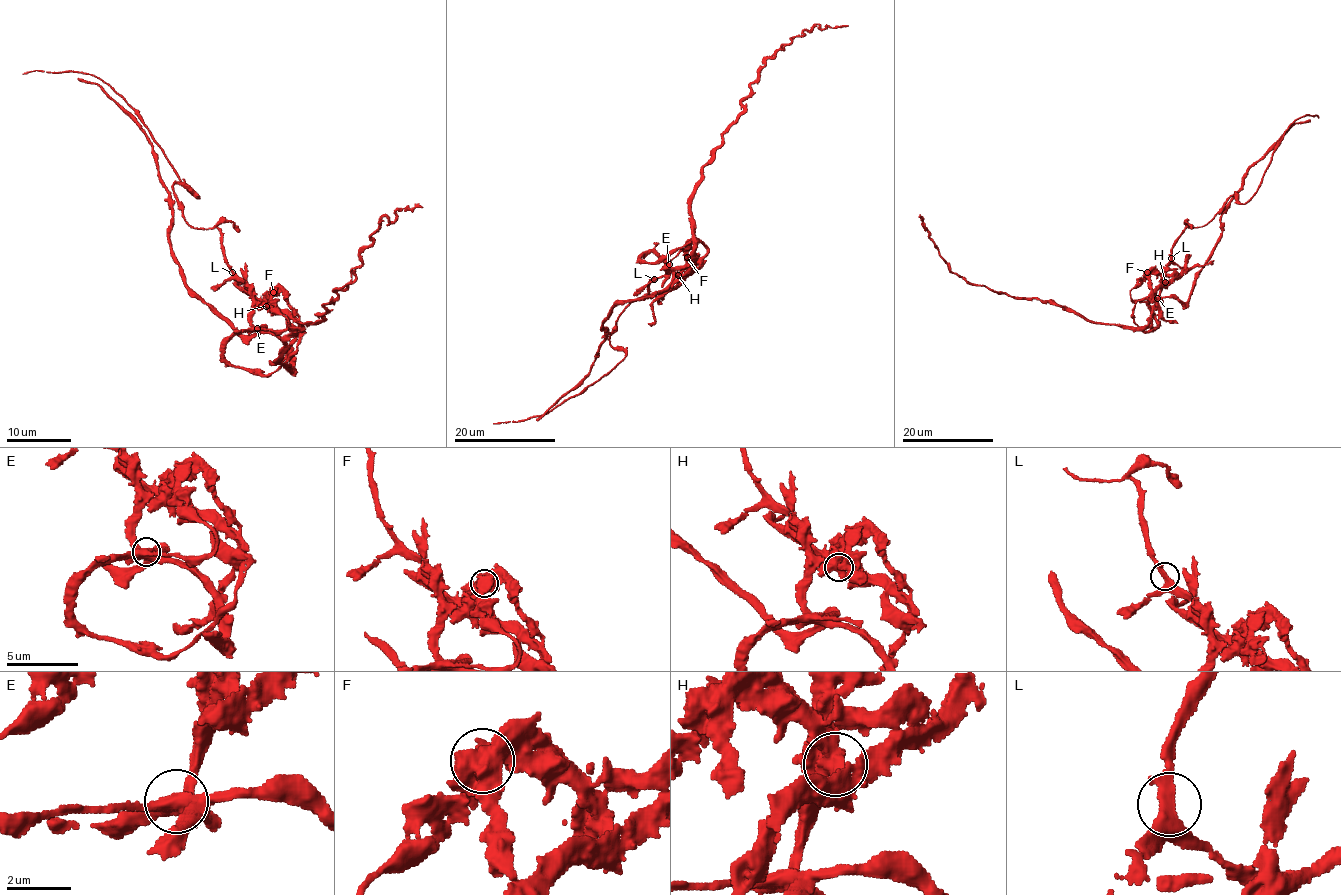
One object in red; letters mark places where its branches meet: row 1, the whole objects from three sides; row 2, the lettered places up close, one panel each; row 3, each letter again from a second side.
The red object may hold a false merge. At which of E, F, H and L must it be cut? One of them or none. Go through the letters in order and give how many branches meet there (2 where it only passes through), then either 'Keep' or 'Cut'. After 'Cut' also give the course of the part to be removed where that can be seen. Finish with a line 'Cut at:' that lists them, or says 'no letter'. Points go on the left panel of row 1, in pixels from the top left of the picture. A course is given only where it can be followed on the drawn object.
E: Branches: 5. Cut. Course of the part to remove: (257, 328), (238, 333), (186, 283), (170, 237), (172, 199), (151, 141), (96, 84), (78, 78)
F: Branches: 2. Keep
H: Branches: 4. Keep
L: Branches: 3. Keep
Cut at: E

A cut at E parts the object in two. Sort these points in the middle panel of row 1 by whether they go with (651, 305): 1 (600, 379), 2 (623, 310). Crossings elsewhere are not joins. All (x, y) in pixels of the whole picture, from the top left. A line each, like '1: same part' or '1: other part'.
1: same part
2: same part

